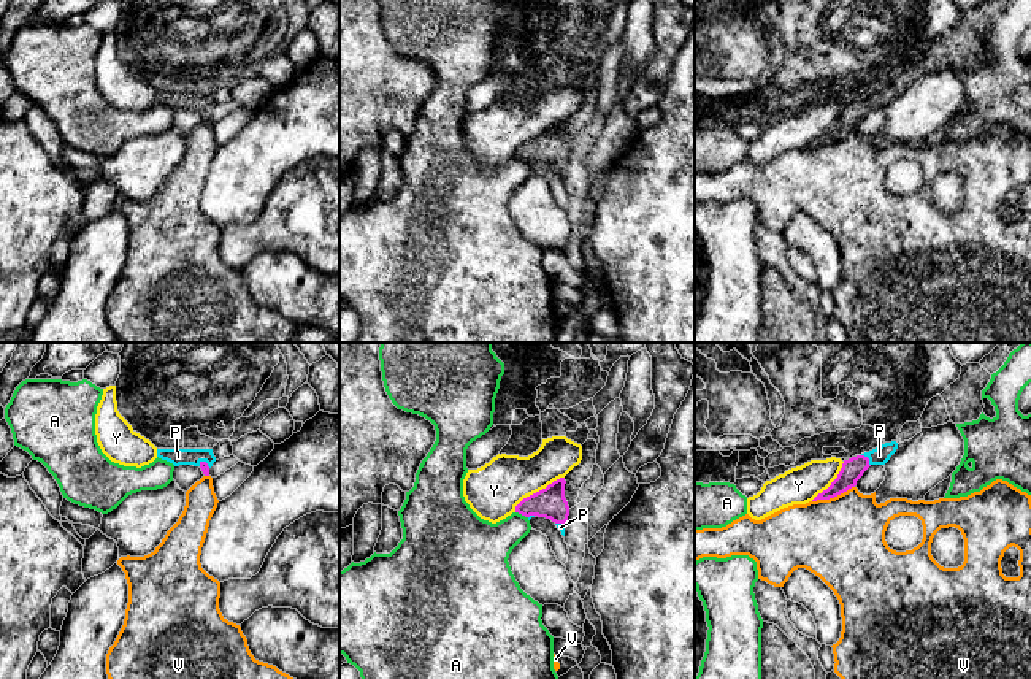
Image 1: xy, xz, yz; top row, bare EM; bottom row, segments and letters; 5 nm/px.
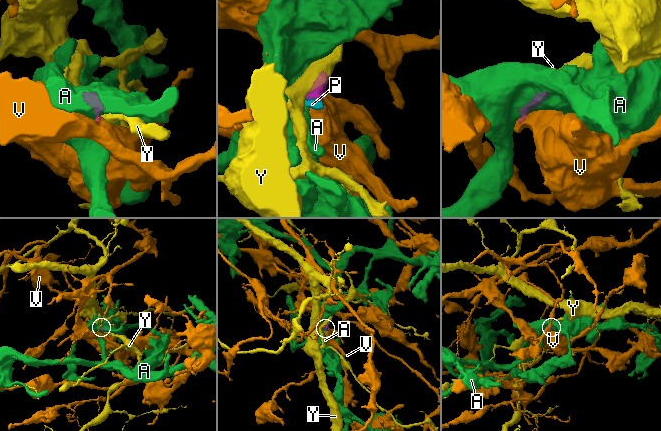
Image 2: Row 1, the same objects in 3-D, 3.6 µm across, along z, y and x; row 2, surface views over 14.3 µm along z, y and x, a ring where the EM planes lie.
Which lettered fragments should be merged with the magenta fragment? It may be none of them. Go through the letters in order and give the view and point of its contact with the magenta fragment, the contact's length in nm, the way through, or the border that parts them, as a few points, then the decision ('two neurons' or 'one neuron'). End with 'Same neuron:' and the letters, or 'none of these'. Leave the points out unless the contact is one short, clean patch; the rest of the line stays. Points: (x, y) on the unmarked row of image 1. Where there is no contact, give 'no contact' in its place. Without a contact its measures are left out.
A: xz (522, 159) | 70 nm | along xz (516, 156), (527, 162) | two neurons
P: yz (868, 103) | 80 nm | across yz (852, 115), (868, 103), (879, 100) | one neuron
V: yz (833, 141) | 240 nm | two neurons
Y: xz (536, 137) | 320 nm | two neurons
Same neuron: P

